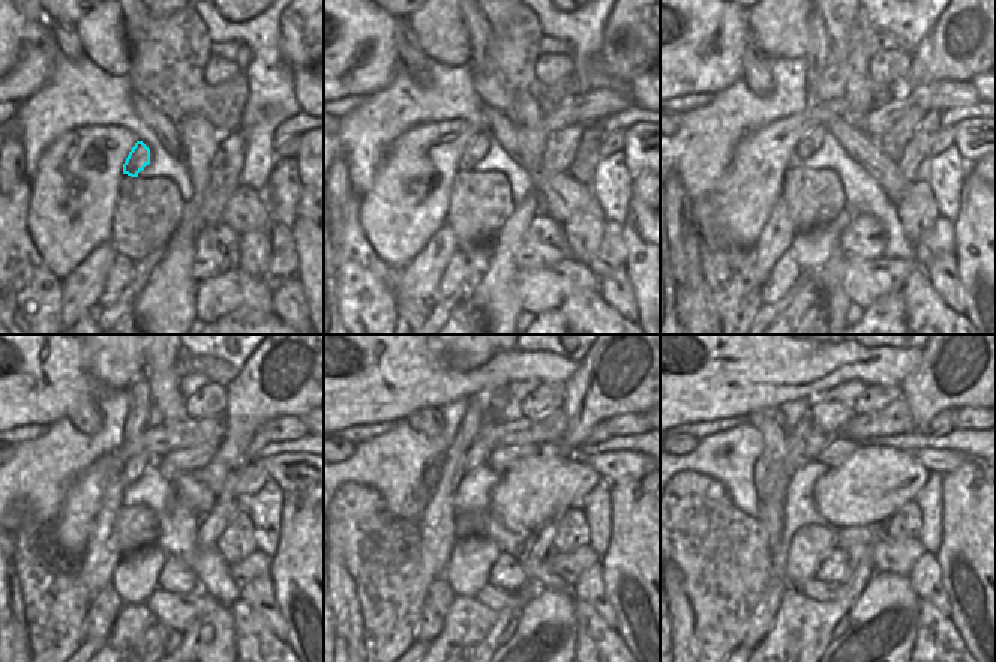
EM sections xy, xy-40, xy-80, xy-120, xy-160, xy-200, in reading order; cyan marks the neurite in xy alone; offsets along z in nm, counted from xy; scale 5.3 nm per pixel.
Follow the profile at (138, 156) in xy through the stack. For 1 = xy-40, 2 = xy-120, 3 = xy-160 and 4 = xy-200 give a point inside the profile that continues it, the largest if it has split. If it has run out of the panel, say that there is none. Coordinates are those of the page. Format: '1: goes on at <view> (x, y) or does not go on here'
1: goes on at xy-40 (477, 146)
2: goes on at xy-120 (134, 467)
3: goes on at xy-160 (477, 452)
4: goes on at xy-200 (818, 440)

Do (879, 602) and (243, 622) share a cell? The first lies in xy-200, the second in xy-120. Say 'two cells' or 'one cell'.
two cells

